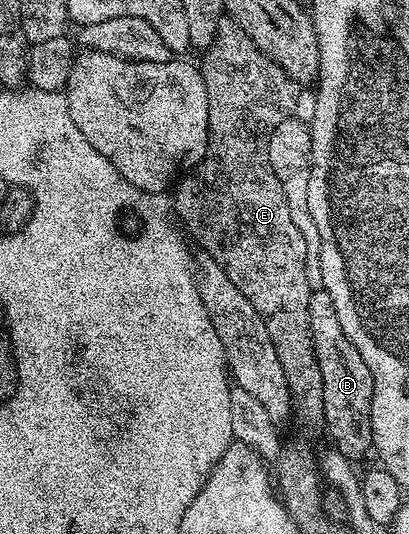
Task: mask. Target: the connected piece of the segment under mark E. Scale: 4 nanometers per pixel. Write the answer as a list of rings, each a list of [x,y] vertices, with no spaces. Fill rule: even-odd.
[[[224,19],[220,22],[220,29],[217,31],[216,38],[208,49],[203,50],[202,57],[204,57],[202,72],[204,86],[206,87],[206,99],[208,100],[208,150],[204,158],[196,164],[195,169],[179,178],[178,184],[175,186],[175,189],[177,188],[176,213],[180,216],[181,223],[192,232],[193,238],[191,237],[191,240],[193,242],[196,240],[200,244],[199,248],[203,252],[209,253],[222,267],[222,271],[226,271],[226,275],[230,275],[230,283],[234,283],[234,287],[238,287],[238,291],[242,291],[242,295],[246,295],[246,299],[250,299],[254,311],[258,311],[258,315],[266,323],[266,331],[270,331],[270,339],[274,343],[274,351],[278,351],[282,371],[286,371],[286,383],[290,387],[295,416],[297,418],[300,416],[304,421],[320,423],[324,420],[322,371],[318,367],[318,359],[314,355],[312,336],[310,335],[308,300],[313,290],[306,279],[306,239],[302,239],[302,231],[298,231],[298,227],[294,227],[294,219],[290,219],[290,203],[284,194],[284,181],[276,174],[274,167],[270,167],[270,159],[268,158],[270,135],[274,135],[274,127],[278,127],[278,123],[282,123],[282,119],[293,116],[297,112],[296,104],[302,89],[282,67],[278,67],[278,63],[274,63],[274,59],[270,59],[263,50],[255,45],[250,39],[250,35],[246,35],[246,31],[242,31],[242,27],[238,27],[235,21],[231,19]]]

